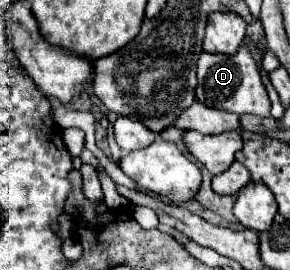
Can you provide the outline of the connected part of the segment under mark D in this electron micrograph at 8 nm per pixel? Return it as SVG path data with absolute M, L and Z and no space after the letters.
M241 45L235 55L203 53L197 63L197 79L199 79L199 83L197 83L199 103L213 107L213 109L237 113L237 115L251 113L257 117L269 117L271 101L269 101L269 95L261 83L259 67L245 45Z

